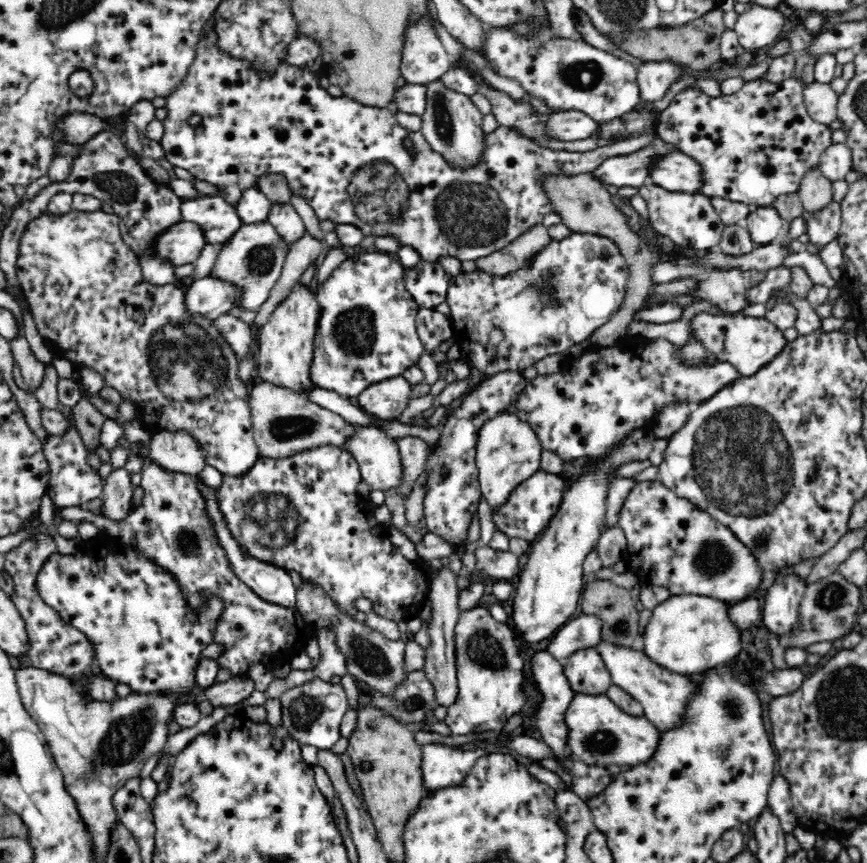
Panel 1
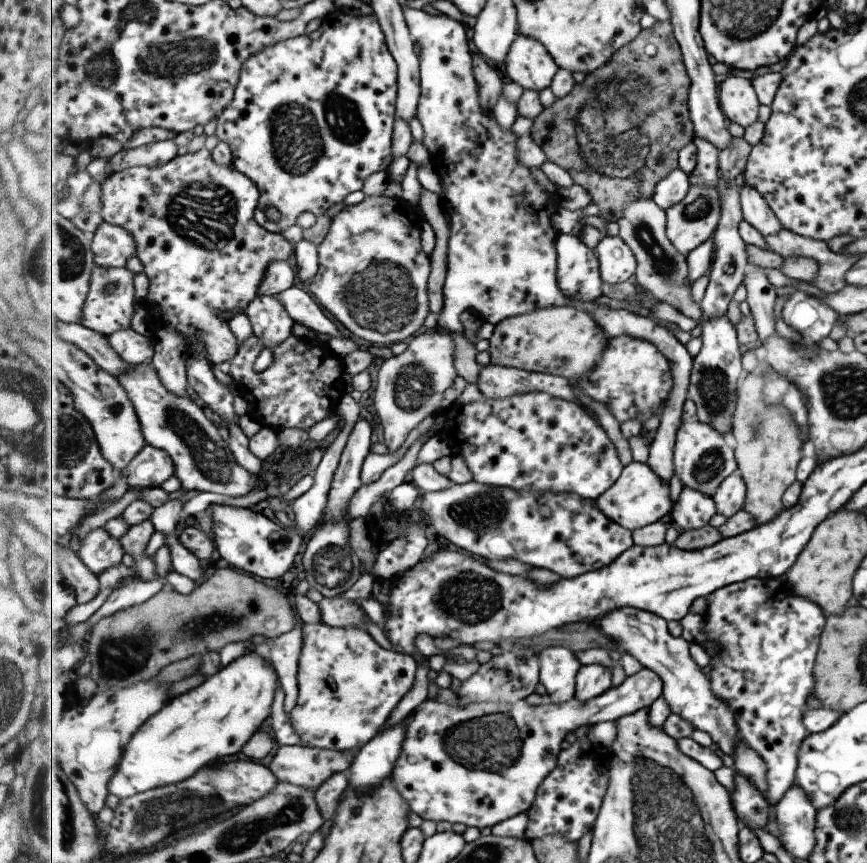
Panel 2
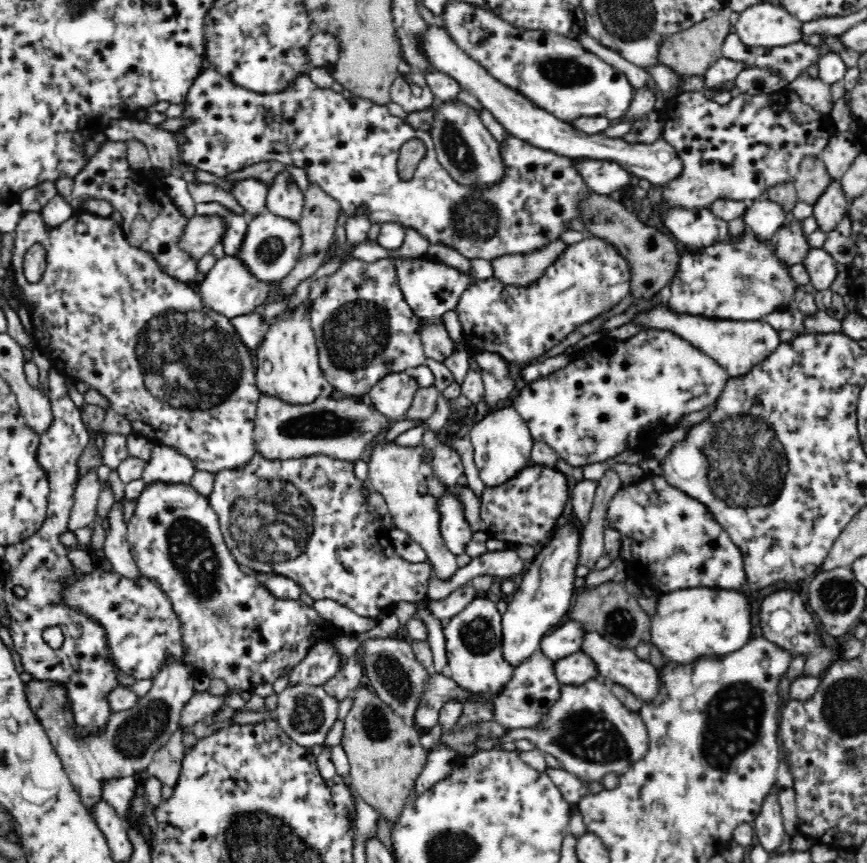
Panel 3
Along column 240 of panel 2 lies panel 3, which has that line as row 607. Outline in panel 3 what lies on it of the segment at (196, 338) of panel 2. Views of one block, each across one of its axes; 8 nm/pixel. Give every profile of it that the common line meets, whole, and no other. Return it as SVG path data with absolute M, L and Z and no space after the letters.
M158 482L158 484L150 484L150 486L144 488L142 494L135 500L135 503L135 511L130 520L126 522L126 538L129 542L132 556L143 576L149 580L151 584L155 584L157 588L165 594L169 602L171 602L172 612L175 614L180 627L180 640L181 644L183 644L182 663L186 667L192 667L192 669L194 669L195 677L200 675L208 679L208 681L222 680L222 682L226 684L226 688L228 688L226 693L228 696L234 694L241 695L243 692L252 692L257 686L262 686L262 684L273 685L274 682L278 682L278 678L288 676L288 674L290 674L290 672L292 673L292 670L308 656L308 652L310 652L314 646L328 642L335 633L339 632L336 628L336 623L334 623L332 619L324 617L322 613L318 613L313 606L308 606L300 600L276 597L276 595L266 587L266 583L263 583L251 571L247 571L243 566L239 565L225 543L219 518L212 506L209 505L207 497L198 494L189 484L188 486L184 484L162 484L161 482Z

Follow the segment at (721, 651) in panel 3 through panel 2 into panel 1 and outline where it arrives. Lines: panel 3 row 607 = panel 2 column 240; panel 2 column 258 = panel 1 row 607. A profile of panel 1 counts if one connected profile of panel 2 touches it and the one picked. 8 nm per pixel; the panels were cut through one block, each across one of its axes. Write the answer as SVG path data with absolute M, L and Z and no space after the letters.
M677 594L666 598L654 609L651 619L641 634L644 652L660 667L680 675L702 673L712 666L724 665L740 655L742 650L742 630L730 618L732 602L722 601L701 594Z

